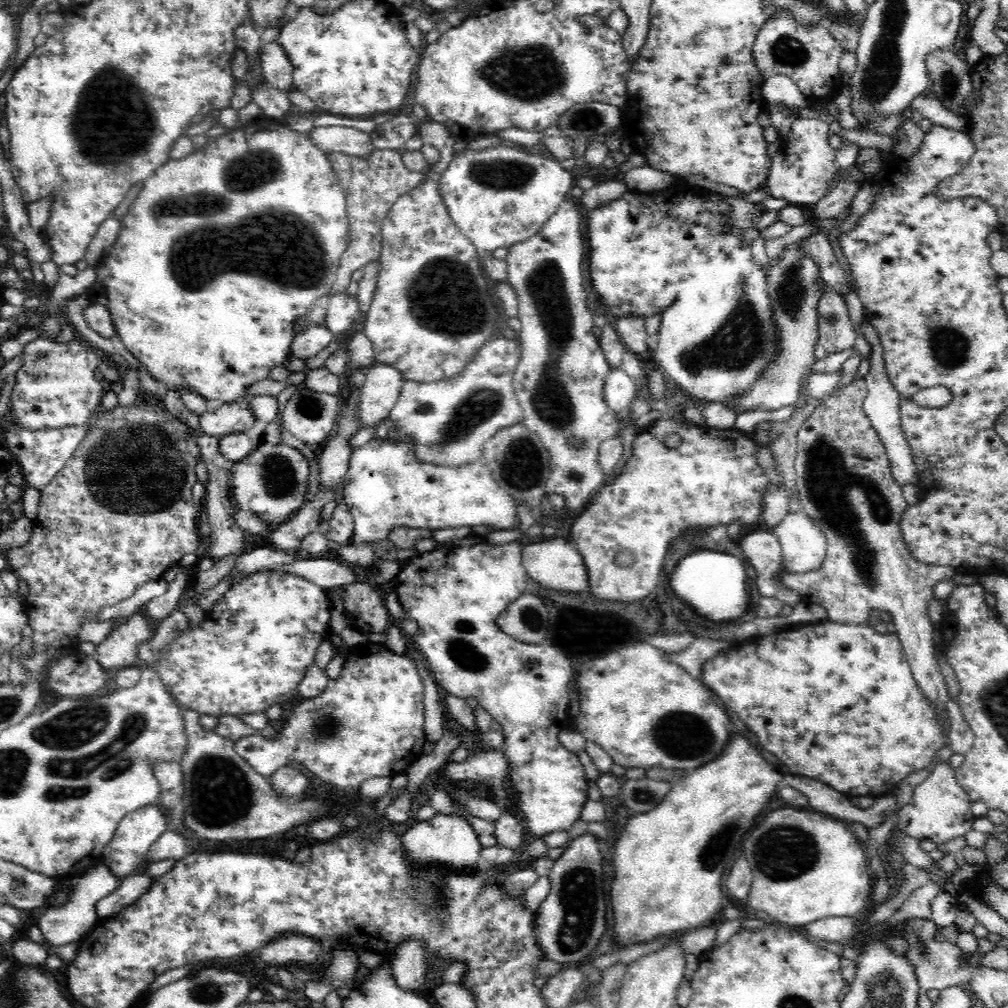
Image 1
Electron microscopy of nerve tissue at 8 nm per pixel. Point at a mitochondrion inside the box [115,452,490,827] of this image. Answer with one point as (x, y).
(218, 784)

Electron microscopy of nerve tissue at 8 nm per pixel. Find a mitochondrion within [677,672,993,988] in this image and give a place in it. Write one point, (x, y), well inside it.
(790, 856)

